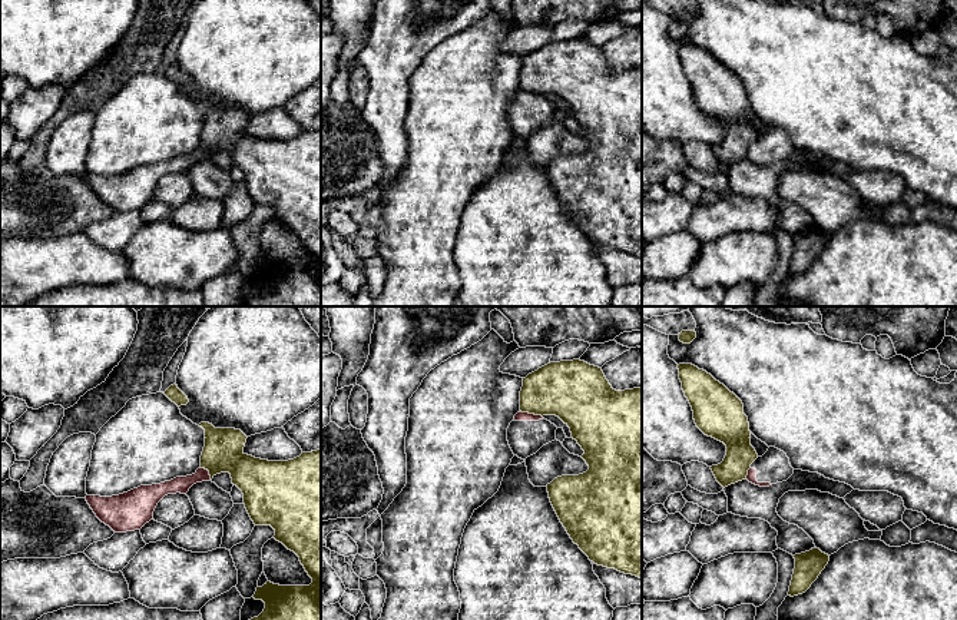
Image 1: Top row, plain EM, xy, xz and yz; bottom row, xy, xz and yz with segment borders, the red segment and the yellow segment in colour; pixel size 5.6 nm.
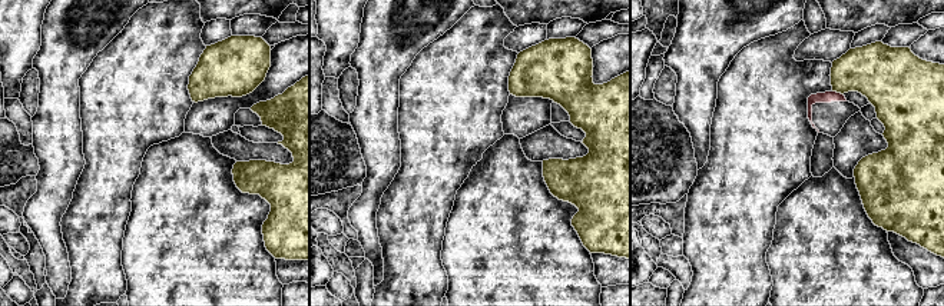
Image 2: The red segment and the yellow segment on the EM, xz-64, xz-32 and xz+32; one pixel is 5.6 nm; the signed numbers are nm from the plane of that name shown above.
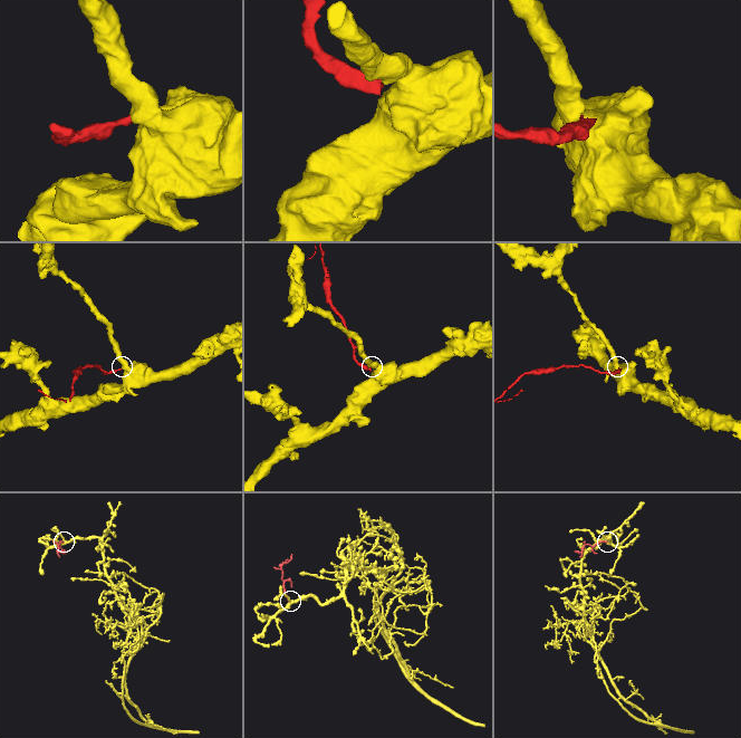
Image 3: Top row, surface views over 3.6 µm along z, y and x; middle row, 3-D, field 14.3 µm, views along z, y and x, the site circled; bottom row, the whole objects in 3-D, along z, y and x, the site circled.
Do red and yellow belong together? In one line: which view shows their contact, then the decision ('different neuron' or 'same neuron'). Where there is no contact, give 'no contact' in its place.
meets red in xz; different neuron

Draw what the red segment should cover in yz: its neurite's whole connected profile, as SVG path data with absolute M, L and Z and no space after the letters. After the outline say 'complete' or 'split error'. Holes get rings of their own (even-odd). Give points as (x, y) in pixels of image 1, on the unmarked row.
M775 126L758 136L748 149L746 159L759 166L787 160L794 153L787 133Z; split error

